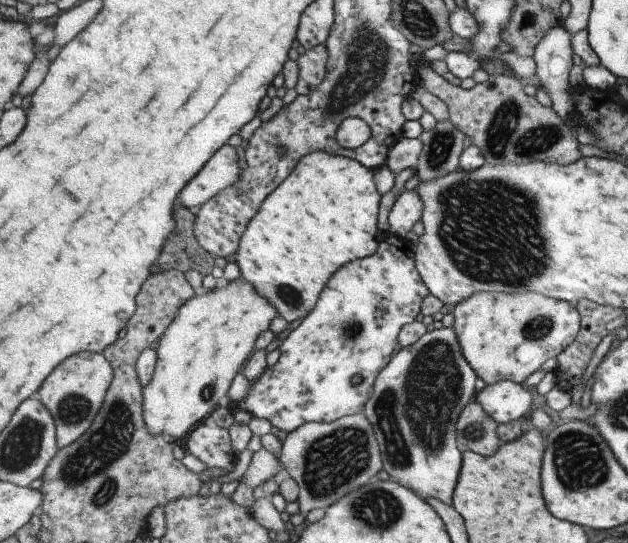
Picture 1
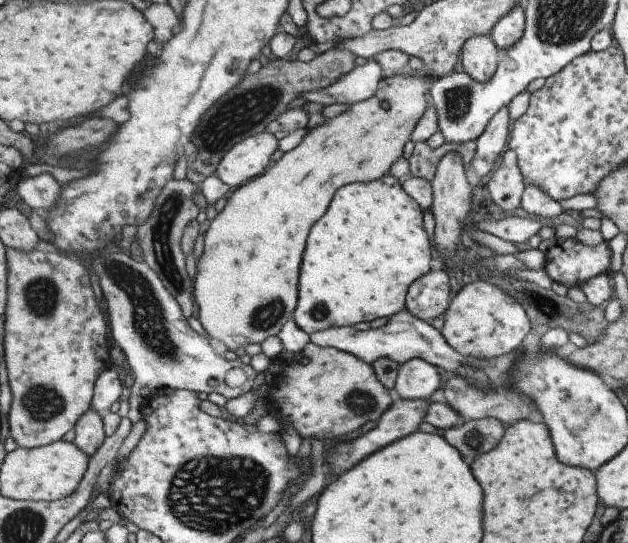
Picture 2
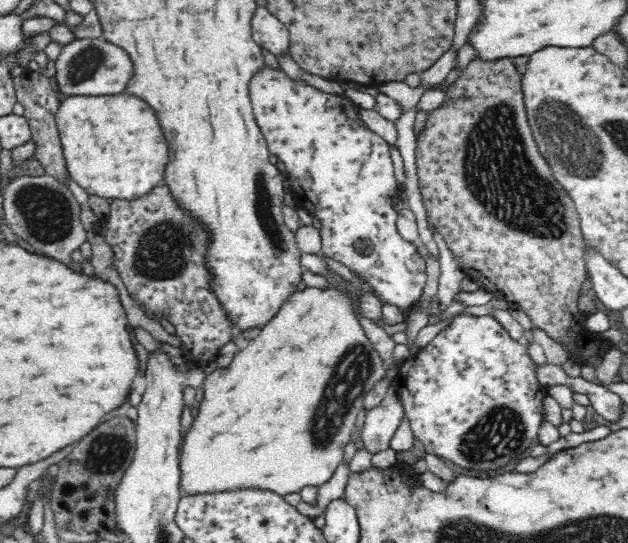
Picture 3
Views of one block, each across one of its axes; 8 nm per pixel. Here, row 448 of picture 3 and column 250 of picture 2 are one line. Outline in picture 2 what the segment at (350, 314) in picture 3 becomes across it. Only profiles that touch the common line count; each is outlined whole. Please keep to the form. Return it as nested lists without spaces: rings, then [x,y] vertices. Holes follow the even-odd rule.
[[[424,66],[423,69],[407,70],[399,74],[385,75],[384,79],[379,83],[379,88],[373,98],[352,104],[346,111],[339,115],[328,118],[316,127],[307,130],[307,134],[302,138],[302,141],[291,151],[287,151],[283,156],[257,178],[254,178],[250,183],[243,184],[242,187],[236,188],[228,196],[226,205],[216,217],[212,220],[208,230],[205,233],[205,243],[203,254],[196,265],[196,273],[194,281],[194,297],[198,306],[199,320],[204,327],[204,330],[212,338],[216,338],[224,343],[230,350],[239,350],[239,348],[247,348],[249,344],[259,344],[266,338],[274,337],[282,331],[282,328],[294,318],[295,309],[299,302],[299,283],[302,272],[302,260],[304,259],[306,246],[310,236],[310,230],[314,224],[326,214],[330,207],[334,196],[341,188],[353,183],[368,183],[382,178],[389,174],[391,167],[398,162],[403,156],[403,148],[405,144],[412,140],[414,130],[419,124],[419,121],[426,114],[427,109],[427,94],[431,92],[431,87],[437,78],[434,78],[432,72]]]

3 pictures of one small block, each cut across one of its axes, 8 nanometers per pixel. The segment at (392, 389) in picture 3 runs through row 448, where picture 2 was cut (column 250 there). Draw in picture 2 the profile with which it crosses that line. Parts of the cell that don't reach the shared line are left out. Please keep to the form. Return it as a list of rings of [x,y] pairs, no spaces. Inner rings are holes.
[[[107,249],[98,250],[91,256],[90,269],[98,277],[102,294],[106,300],[111,335],[121,348],[127,367],[133,376],[133,383],[127,398],[129,409],[125,416],[131,422],[131,426],[143,417],[141,404],[144,397],[141,396],[141,391],[145,387],[150,388],[153,393],[163,389],[187,389],[195,393],[205,392],[207,395],[219,393],[228,399],[239,398],[251,390],[258,372],[255,372],[249,363],[243,364],[237,359],[229,361],[219,356],[213,350],[213,346],[209,346],[209,340],[197,334],[189,326],[182,305],[179,304],[174,293],[163,284],[158,272],[155,272],[155,269],[151,268],[145,260],[139,262],[139,260],[133,260],[127,253],[111,252]]]

